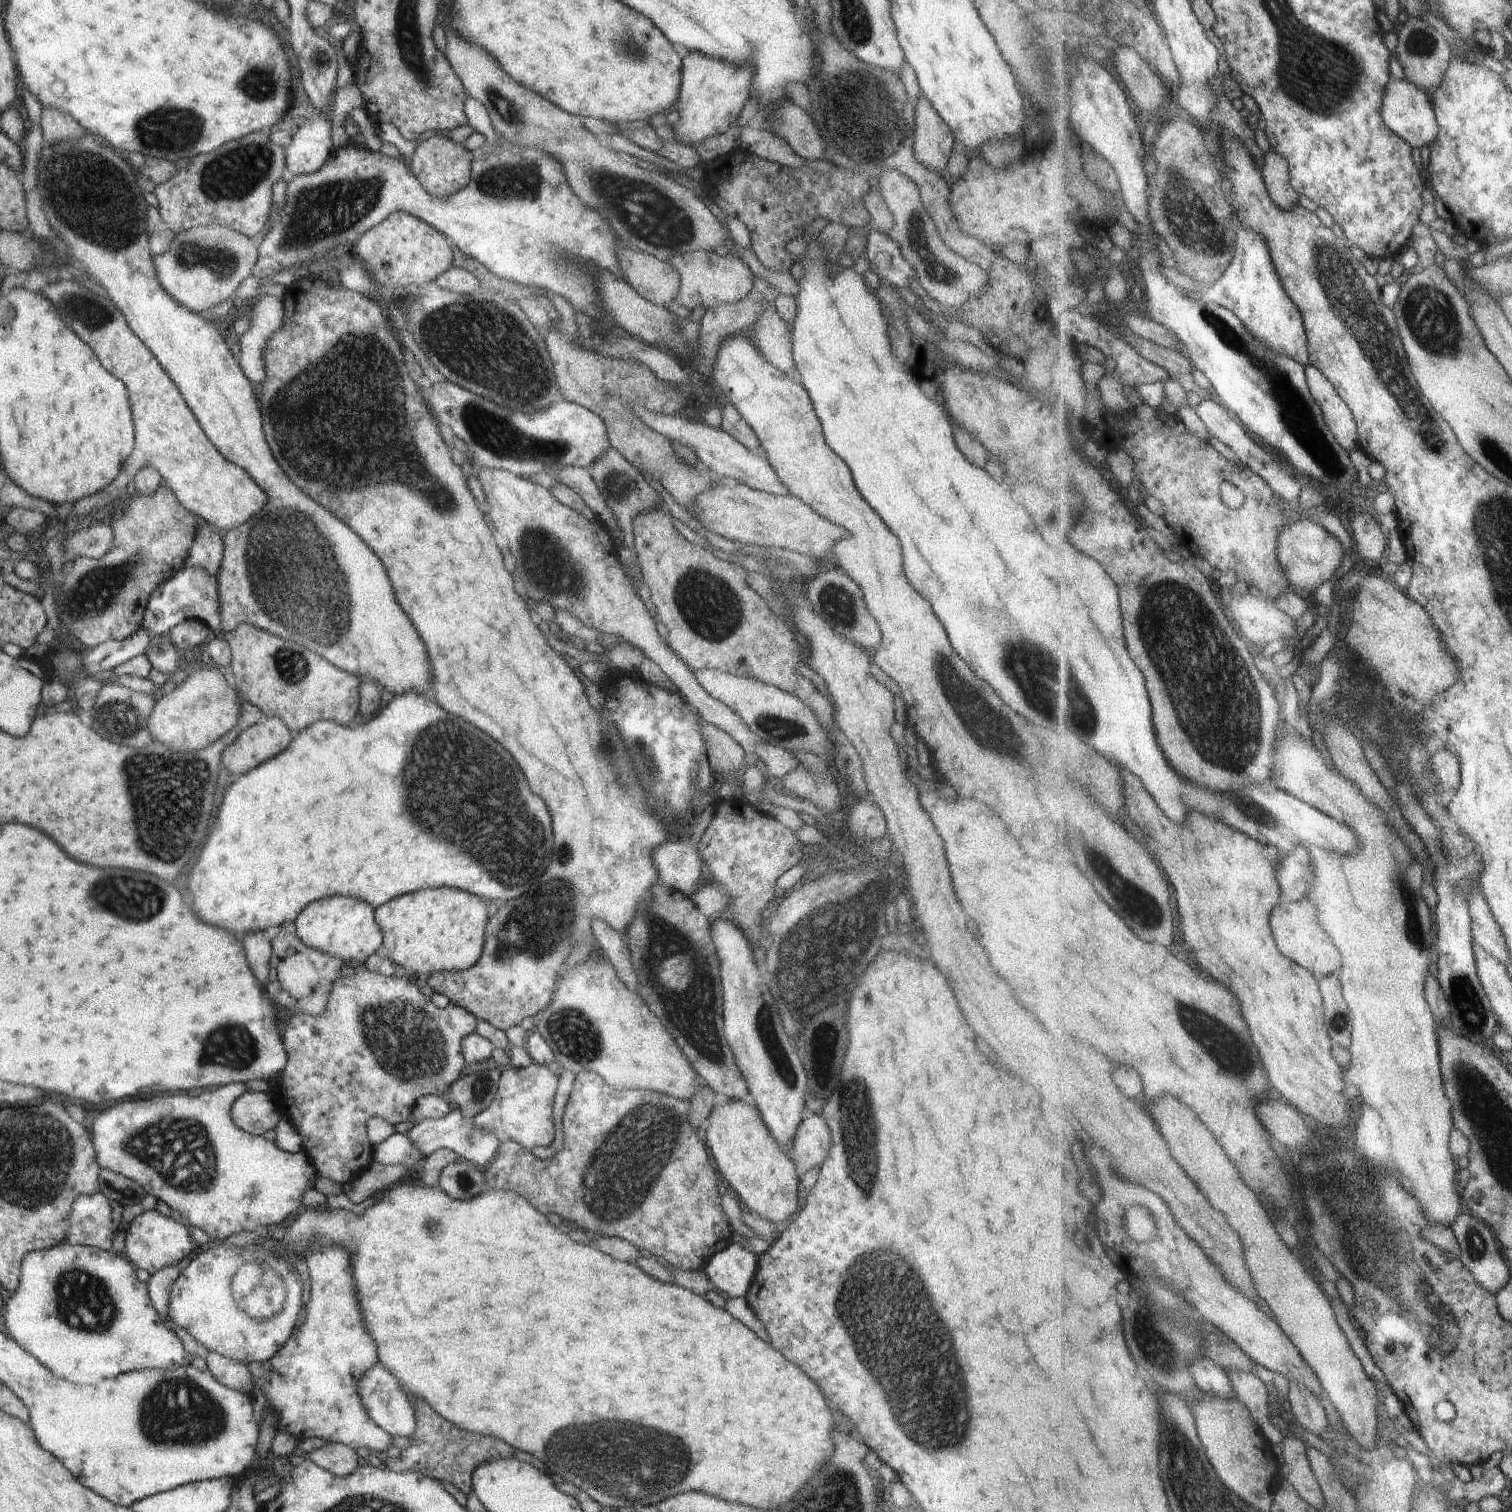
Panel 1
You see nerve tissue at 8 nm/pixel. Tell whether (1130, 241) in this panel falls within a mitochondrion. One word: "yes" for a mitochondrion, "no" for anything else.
no

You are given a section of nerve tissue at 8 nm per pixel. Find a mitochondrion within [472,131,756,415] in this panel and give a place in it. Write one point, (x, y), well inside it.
(651, 216)

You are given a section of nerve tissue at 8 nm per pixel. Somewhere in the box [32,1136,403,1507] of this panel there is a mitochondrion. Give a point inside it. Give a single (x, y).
(208, 1418)

